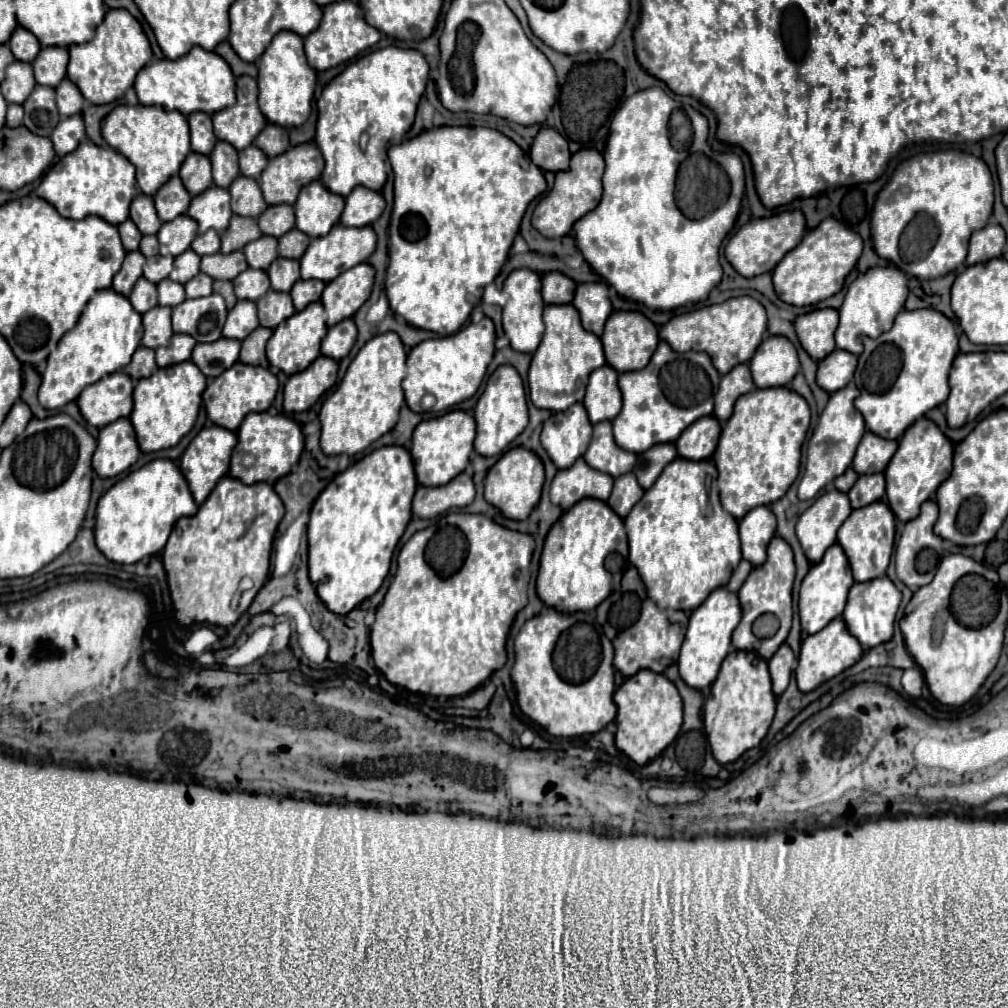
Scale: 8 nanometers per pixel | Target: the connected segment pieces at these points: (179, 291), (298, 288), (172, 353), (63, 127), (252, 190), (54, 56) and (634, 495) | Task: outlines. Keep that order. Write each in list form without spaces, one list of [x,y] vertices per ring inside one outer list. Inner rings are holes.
[[[165,279],[165,281],[159,281],[157,283],[157,291],[159,291],[159,303],[161,305],[179,305],[183,299],[185,299],[185,289],[181,283],[177,281],[171,281],[171,279]]]
[[[299,279],[293,285],[293,289],[291,289],[291,297],[293,297],[295,309],[301,311],[305,305],[309,305],[313,301],[319,301],[323,289],[325,289],[323,281],[305,281],[305,279]]]
[[[175,333],[169,341],[167,347],[157,347],[155,353],[157,353],[157,365],[159,367],[167,367],[167,365],[175,365],[175,363],[181,363],[181,361],[187,361],[191,357],[191,351],[193,351],[193,345],[197,341],[185,333]]]
[[[79,113],[73,117],[63,117],[51,133],[51,141],[53,141],[57,155],[71,153],[73,149],[77,149],[77,145],[83,139],[85,139],[85,125],[83,125]]]
[[[239,175],[231,183],[229,193],[231,193],[231,209],[237,215],[257,219],[267,209],[267,203],[263,199],[261,187],[259,187],[259,183],[253,177]]]
[[[43,47],[33,61],[35,81],[39,85],[57,87],[57,81],[65,77],[69,63],[69,53],[65,47]]]
[[[625,473],[615,479],[613,493],[607,499],[609,507],[619,515],[627,517],[629,509],[643,497],[643,487],[637,483],[637,477],[633,473]]]

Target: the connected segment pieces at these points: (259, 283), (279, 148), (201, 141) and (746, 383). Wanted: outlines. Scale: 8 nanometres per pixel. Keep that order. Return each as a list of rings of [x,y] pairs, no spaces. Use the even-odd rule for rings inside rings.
[[[249,267],[233,279],[233,285],[235,285],[235,293],[239,299],[257,301],[261,295],[269,291],[269,277],[263,269]]]
[[[267,123],[265,129],[257,135],[255,145],[257,145],[267,157],[275,157],[277,153],[283,153],[285,149],[289,149],[287,129],[281,129],[281,125]]]
[[[197,111],[197,113],[187,115],[187,121],[191,127],[191,151],[209,155],[213,151],[213,145],[217,143],[213,125],[211,125],[211,115]]]
[[[741,363],[737,367],[733,367],[727,375],[721,377],[721,385],[715,397],[715,411],[713,415],[719,421],[727,421],[733,413],[733,405],[737,401],[737,397],[749,393],[753,389],[753,379],[751,379],[751,371],[747,363]]]

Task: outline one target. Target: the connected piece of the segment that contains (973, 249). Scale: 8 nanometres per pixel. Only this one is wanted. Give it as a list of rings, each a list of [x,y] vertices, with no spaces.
[[[991,221],[971,237],[969,253],[967,253],[967,265],[973,263],[985,263],[993,257],[999,257],[1005,245],[1005,231],[999,223]]]

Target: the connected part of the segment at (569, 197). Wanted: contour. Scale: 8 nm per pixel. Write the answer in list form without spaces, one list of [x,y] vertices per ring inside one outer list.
[[[579,149],[571,157],[569,171],[559,171],[551,193],[537,203],[537,207],[533,211],[533,227],[541,235],[551,237],[551,239],[567,235],[577,219],[581,219],[585,213],[589,213],[591,209],[597,207],[601,193],[603,193],[603,189],[601,189],[603,167],[605,167],[603,155],[597,149]]]

